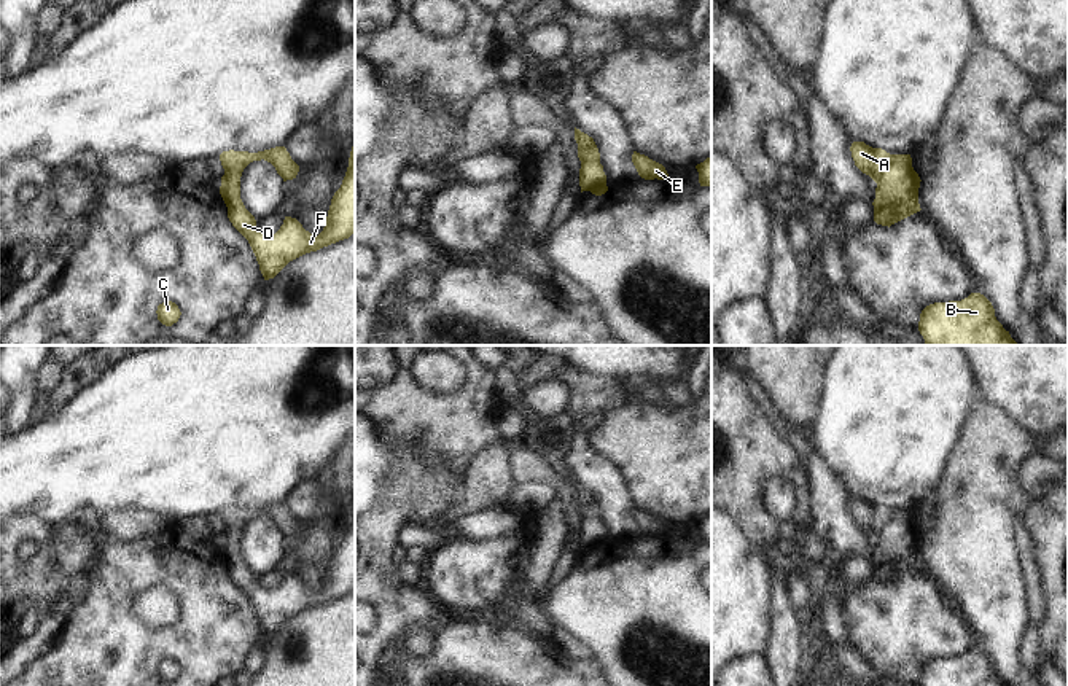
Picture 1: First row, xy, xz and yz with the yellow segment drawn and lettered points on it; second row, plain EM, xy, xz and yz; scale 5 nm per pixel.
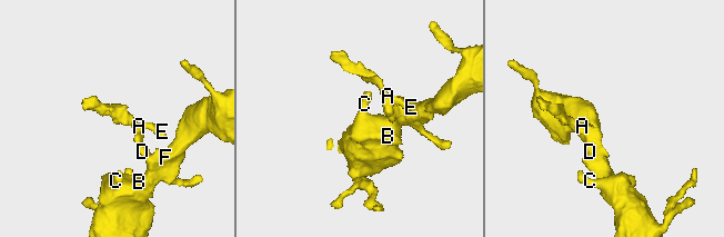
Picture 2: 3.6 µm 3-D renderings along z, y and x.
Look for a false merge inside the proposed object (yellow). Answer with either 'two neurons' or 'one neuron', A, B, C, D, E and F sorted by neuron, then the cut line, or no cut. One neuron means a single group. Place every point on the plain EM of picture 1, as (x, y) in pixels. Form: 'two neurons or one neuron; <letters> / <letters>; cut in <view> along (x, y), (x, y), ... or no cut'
two neurons; A E / B C D F; cut in yz along (893, 511), (876, 538)

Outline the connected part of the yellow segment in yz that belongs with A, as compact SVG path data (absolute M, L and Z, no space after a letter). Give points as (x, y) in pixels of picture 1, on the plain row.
M853 498L850 503L855 522L875 540L879 538L883 525L888 522L893 511L882 505L872 505L864 498Z

